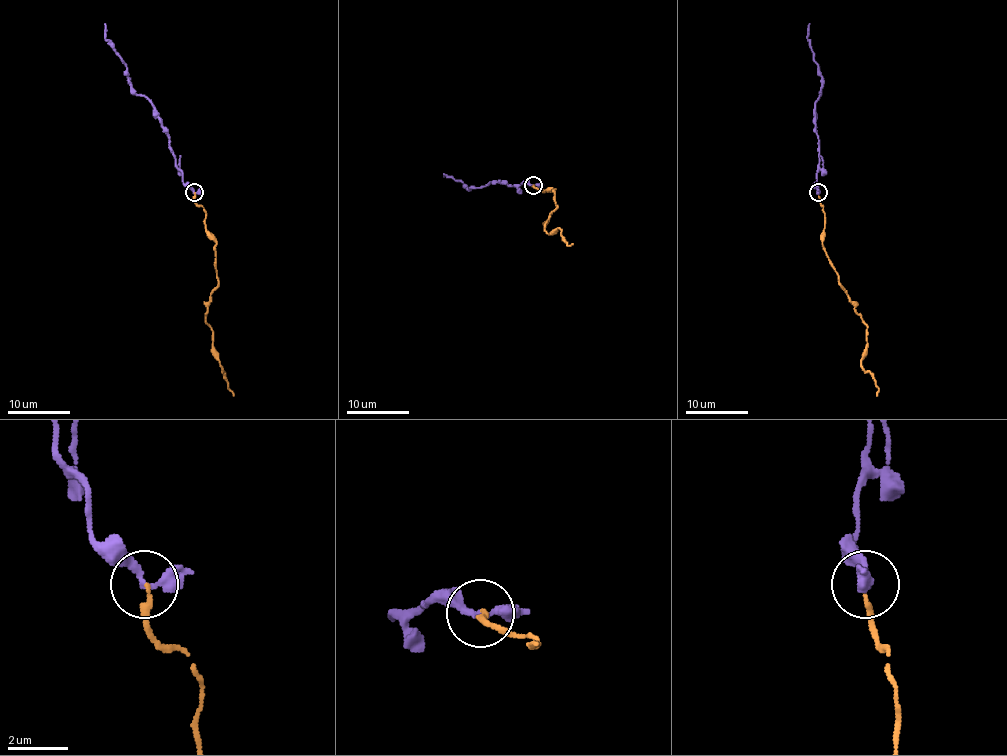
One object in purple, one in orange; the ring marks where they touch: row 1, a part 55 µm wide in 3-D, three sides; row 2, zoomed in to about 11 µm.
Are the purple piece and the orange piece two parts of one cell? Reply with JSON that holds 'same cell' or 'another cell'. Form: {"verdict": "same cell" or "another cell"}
{"verdict": "another cell"}

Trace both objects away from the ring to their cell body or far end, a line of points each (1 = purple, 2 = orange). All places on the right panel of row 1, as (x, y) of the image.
1: (819, 193), (815, 108), (822, 87), (819, 64), (814, 59), (808, 37), (809, 23)
2: (819, 193), (825, 213), (822, 246), (839, 285), (867, 328), (867, 353), (861, 367), (870, 373), (877, 395)

